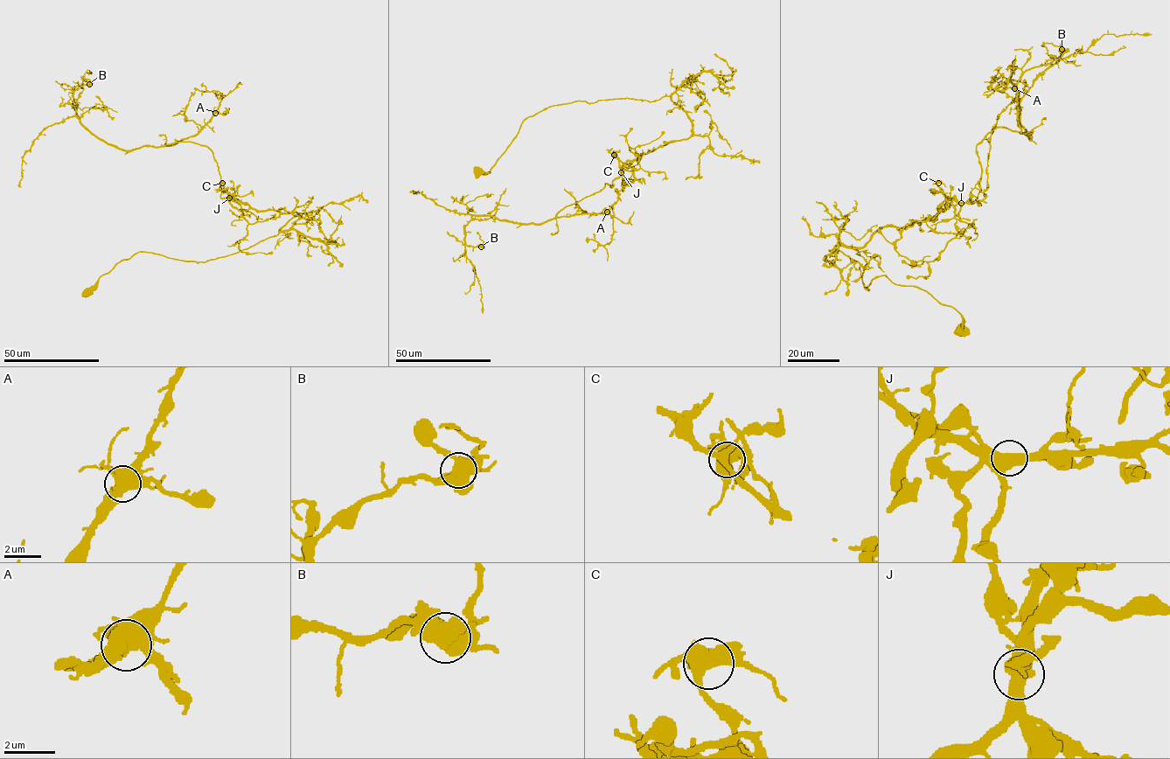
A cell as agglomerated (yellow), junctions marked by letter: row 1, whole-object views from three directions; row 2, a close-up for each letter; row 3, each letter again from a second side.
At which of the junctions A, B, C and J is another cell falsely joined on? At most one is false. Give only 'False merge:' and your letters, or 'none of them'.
False merge: J

